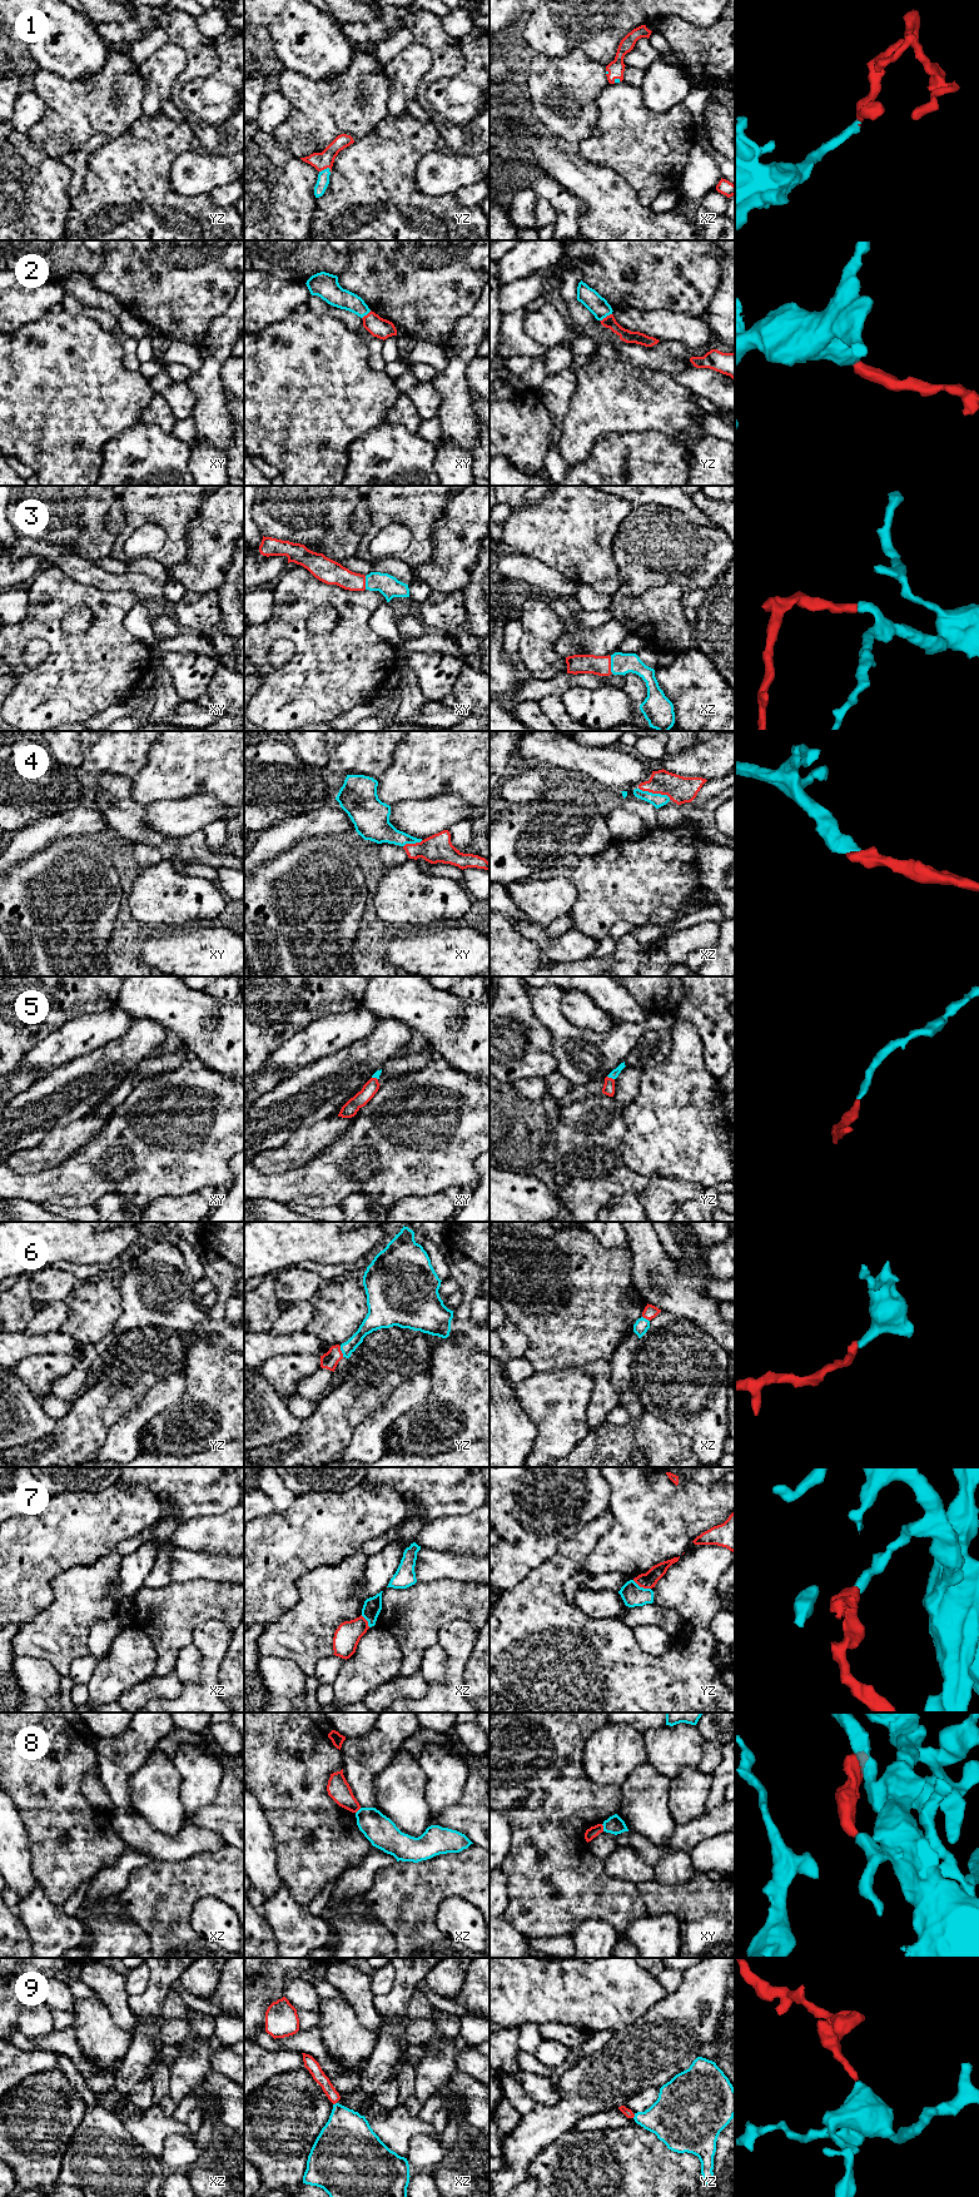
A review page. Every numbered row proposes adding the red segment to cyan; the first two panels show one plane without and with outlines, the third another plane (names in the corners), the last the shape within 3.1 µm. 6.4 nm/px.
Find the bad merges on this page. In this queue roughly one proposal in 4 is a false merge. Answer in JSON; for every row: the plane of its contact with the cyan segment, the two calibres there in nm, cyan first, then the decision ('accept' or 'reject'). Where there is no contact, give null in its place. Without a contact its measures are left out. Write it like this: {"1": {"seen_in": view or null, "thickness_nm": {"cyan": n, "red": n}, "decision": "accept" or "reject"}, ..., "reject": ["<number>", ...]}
{"1": {"seen_in": "yz", "thickness_nm": {"cyan": 80, "red": 110}, "decision": "accept"}, "2": {"seen_in": "yz", "thickness_nm": {"cyan": 120, "red": 80}, "decision": "reject"}, "3": {"seen_in": "xz", "thickness_nm": {"cyan": 140, "red": 130}, "decision": "accept"}, "4": {"seen_in": "xz", "thickness_nm": {"cyan": 90, "red": 170}, "decision": "accept"}, "5": {"seen_in": "yz", "thickness_nm": {"cyan": 60, "red": 80}, "decision": "accept"}, "6": {"seen_in": "yz", "thickness_nm": {"cyan": 100, "red": 110}, "decision": "accept"}, "7": {"seen_in": "yz", "thickness_nm": {"cyan": 140, "red": 100}, "decision": "reject"}, "8": {"seen_in": "xy", "thickness_nm": {"cyan": 110, "red": 70}, "decision": "reject"}, "9": {"seen_in": "xz", "thickness_nm": {"cyan": 340, "red": 80}, "decision": "accept"}, "reject": ["2", "7", "8"]}

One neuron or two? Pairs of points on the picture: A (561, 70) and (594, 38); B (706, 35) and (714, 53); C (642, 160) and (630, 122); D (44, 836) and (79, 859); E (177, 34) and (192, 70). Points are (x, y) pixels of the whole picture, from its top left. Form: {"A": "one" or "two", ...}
{"A": "two", "B": "one", "C": "one", "D": "two", "E": "one"}

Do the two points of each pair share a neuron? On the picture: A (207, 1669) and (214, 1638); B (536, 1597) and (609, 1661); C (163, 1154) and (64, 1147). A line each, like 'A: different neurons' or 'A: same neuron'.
A: same neuron
B: same neuron
C: different neurons

